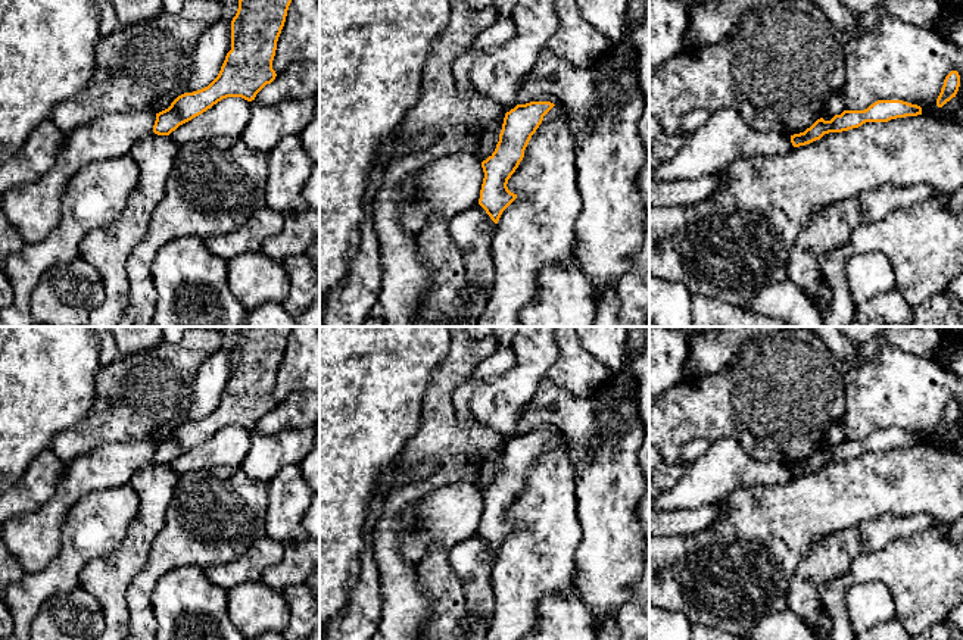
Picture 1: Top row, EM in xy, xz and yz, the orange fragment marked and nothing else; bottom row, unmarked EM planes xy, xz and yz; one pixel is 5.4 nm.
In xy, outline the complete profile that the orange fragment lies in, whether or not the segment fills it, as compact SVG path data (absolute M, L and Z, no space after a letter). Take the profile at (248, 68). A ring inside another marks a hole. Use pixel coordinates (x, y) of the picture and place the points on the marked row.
M239 0L237 13L231 21L231 50L227 53L218 77L202 90L178 96L168 109L156 113L153 132L169 135L180 125L227 97L255 100L256 94L277 77L272 60L290 3L292 0Z

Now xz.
M530 102L517 104L505 113L499 141L495 152L482 162L484 172L479 205L490 219L498 224L502 212L517 199L507 187L508 179L524 157L524 150L543 121L554 107L551 102Z

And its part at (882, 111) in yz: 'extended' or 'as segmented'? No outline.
as segmented

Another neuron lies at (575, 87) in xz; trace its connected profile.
M545 47L529 77L517 85L517 104L524 104L542 94L557 96L570 109L573 141L580 143L593 129L589 112L601 103L601 97L595 93L599 78L599 69L564 66L561 57Z

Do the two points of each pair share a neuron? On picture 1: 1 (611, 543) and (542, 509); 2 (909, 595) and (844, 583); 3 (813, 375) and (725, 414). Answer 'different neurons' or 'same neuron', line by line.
1: different neurons
2: same neuron
3: same neuron

